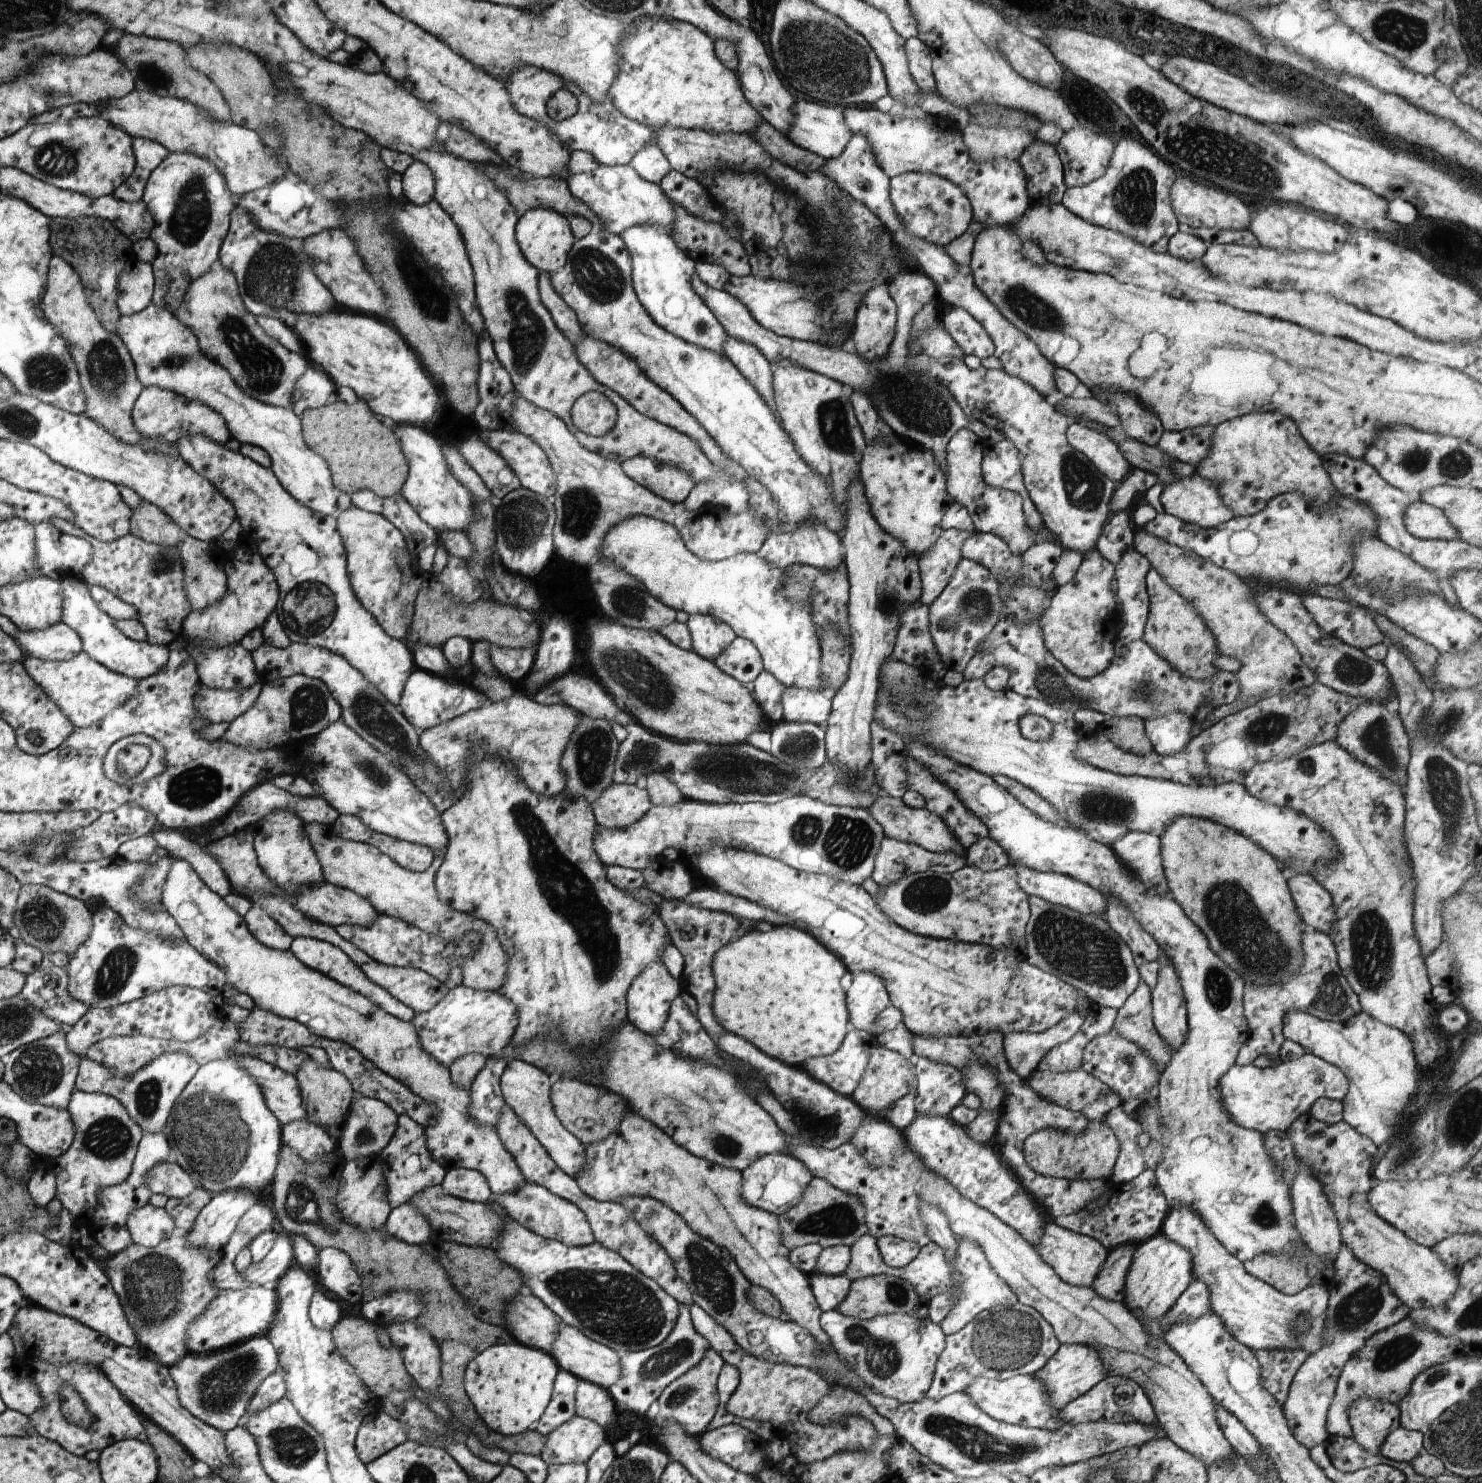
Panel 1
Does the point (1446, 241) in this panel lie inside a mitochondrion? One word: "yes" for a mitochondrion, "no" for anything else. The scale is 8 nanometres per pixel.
no

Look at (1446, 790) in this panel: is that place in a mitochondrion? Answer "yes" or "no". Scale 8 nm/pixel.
yes

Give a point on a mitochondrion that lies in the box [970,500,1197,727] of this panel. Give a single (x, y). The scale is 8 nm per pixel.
(1045, 680)

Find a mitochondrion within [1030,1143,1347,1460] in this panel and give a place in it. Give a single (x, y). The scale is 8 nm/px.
(1264, 1216)

